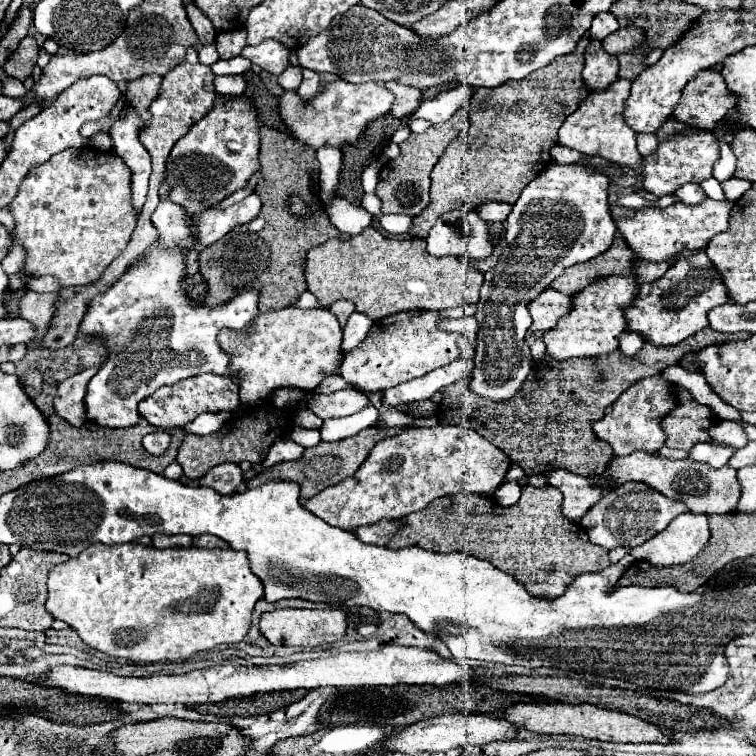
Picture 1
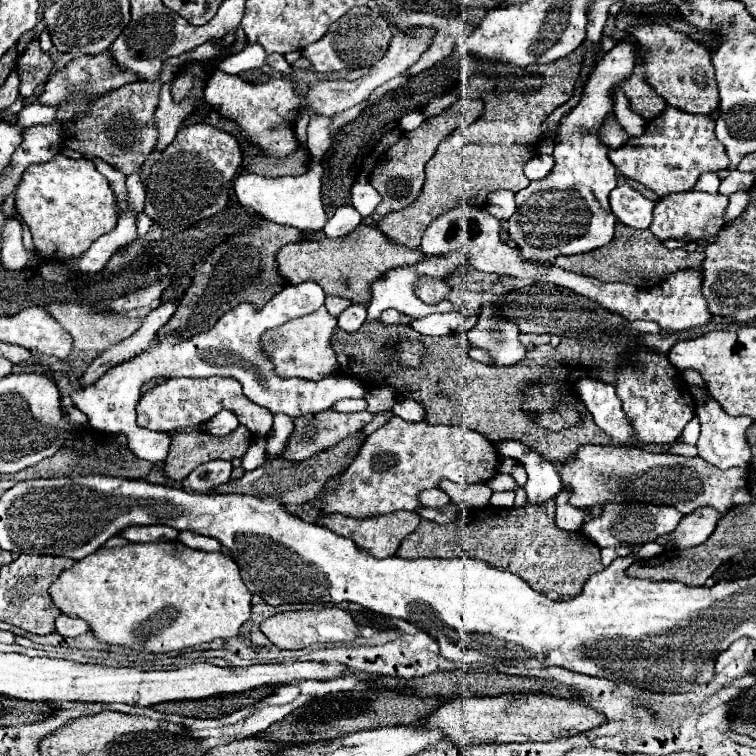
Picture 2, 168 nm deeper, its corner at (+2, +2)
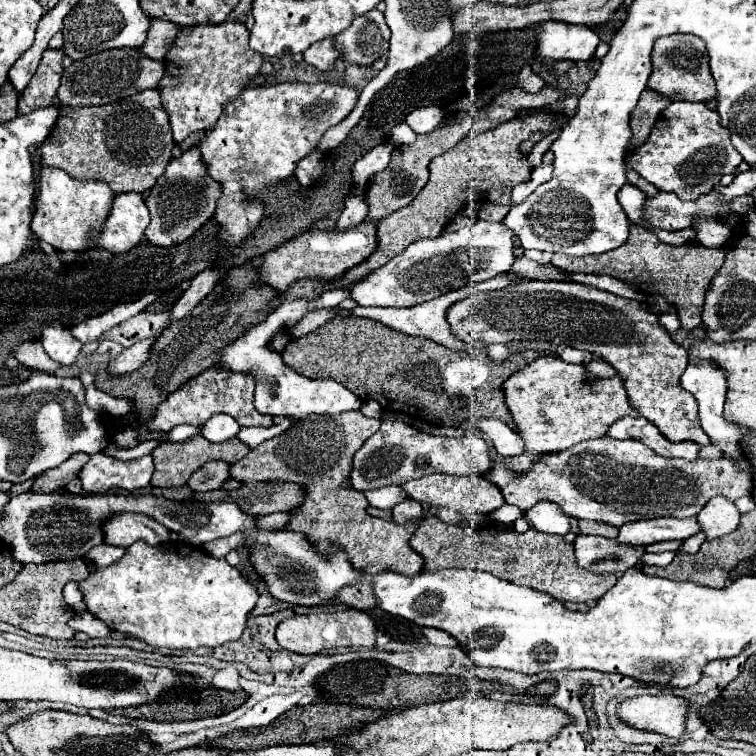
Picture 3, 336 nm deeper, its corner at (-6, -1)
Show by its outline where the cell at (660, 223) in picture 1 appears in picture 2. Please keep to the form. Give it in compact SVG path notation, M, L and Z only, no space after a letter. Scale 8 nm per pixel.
M688 190L684 194L668 194L662 196L654 206L654 220L650 224L650 230L662 242L670 238L674 240L690 238L692 242L698 242L718 234L718 230L724 226L726 208L728 208L728 198L722 194L706 194L694 190Z

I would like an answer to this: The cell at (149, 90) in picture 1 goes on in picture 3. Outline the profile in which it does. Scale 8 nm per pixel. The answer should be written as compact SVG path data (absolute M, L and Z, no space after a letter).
M148 89L120 103L100 107L60 107L58 121L42 145L42 167L64 169L78 181L82 179L104 181L114 195L146 193L156 185L156 179L164 173L168 161L172 159L172 149L174 139L168 113L160 105L160 93L156 89Z

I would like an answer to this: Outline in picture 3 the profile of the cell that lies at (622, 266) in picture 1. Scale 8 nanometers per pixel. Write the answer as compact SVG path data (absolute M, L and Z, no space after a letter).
M738 221L732 227L732 237L724 247L718 249L708 249L698 241L688 241L680 247L662 243L650 229L644 229L640 225L630 227L630 237L628 243L608 251L604 255L594 255L594 257L566 257L564 253L554 253L552 263L564 271L572 273L596 273L596 275L610 275L616 279L622 279L626 283L636 285L638 291L644 295L662 295L668 303L672 303L678 309L682 327L692 331L694 327L700 325L700 313L704 307L704 295L716 275L716 271L722 267L726 253L730 253L740 237L746 235L746 227L742 221Z

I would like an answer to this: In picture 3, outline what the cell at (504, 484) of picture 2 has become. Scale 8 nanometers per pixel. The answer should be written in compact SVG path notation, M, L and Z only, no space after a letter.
M608 435L548 453L540 461L534 461L526 473L516 473L492 457L492 465L484 477L500 487L502 495L506 495L506 503L522 511L538 501L552 501L570 517L614 527L654 517L694 517L708 499L716 495L734 501L752 491L752 475L748 471L738 471L728 457L714 461L666 459L642 441L616 441Z

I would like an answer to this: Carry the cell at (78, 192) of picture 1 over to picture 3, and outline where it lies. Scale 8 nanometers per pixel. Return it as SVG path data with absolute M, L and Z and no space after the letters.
M42 169L32 231L58 251L84 251L84 239L96 223L104 223L114 195L102 181L76 181L62 169Z

